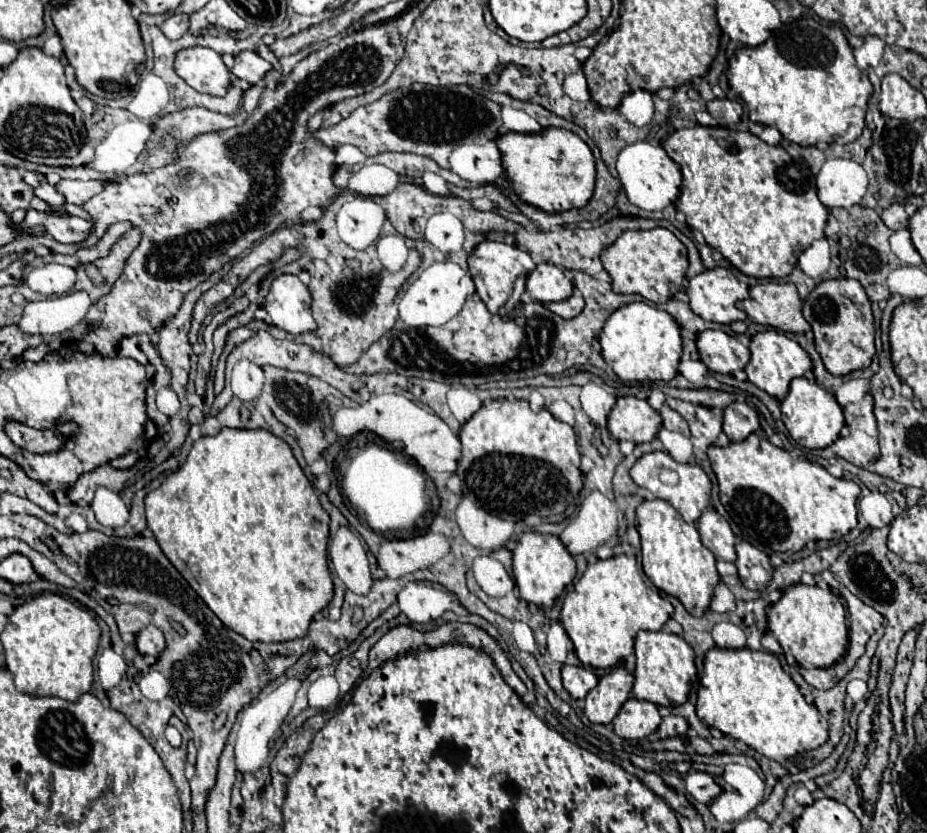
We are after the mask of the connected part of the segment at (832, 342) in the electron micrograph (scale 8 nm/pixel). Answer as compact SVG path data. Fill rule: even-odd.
M823 280L805 298L803 316L815 332L817 352L831 374L843 376L871 364L871 358L875 356L875 320L871 302L865 296L865 288L861 288L859 280Z

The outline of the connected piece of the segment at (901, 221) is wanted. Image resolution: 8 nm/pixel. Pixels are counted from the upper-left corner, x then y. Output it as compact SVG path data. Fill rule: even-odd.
M891 204L887 206L883 212L881 212L881 220L887 228L891 230L901 230L901 228L907 228L907 220L909 216L905 214L903 206L901 204Z

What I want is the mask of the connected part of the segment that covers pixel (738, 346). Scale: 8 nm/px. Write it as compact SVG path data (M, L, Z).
M723 330L701 332L697 336L697 350L701 354L701 362L711 372L733 374L737 370L743 370L749 362L749 348Z

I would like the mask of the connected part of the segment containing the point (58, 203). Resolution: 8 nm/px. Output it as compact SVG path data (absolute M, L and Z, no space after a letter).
M43 180L43 184L39 186L39 188L35 188L35 196L39 196L41 200L45 200L45 202L49 202L51 206L53 206L53 214L65 214L63 212L63 196L55 190L55 186L51 186L49 182L45 182Z

